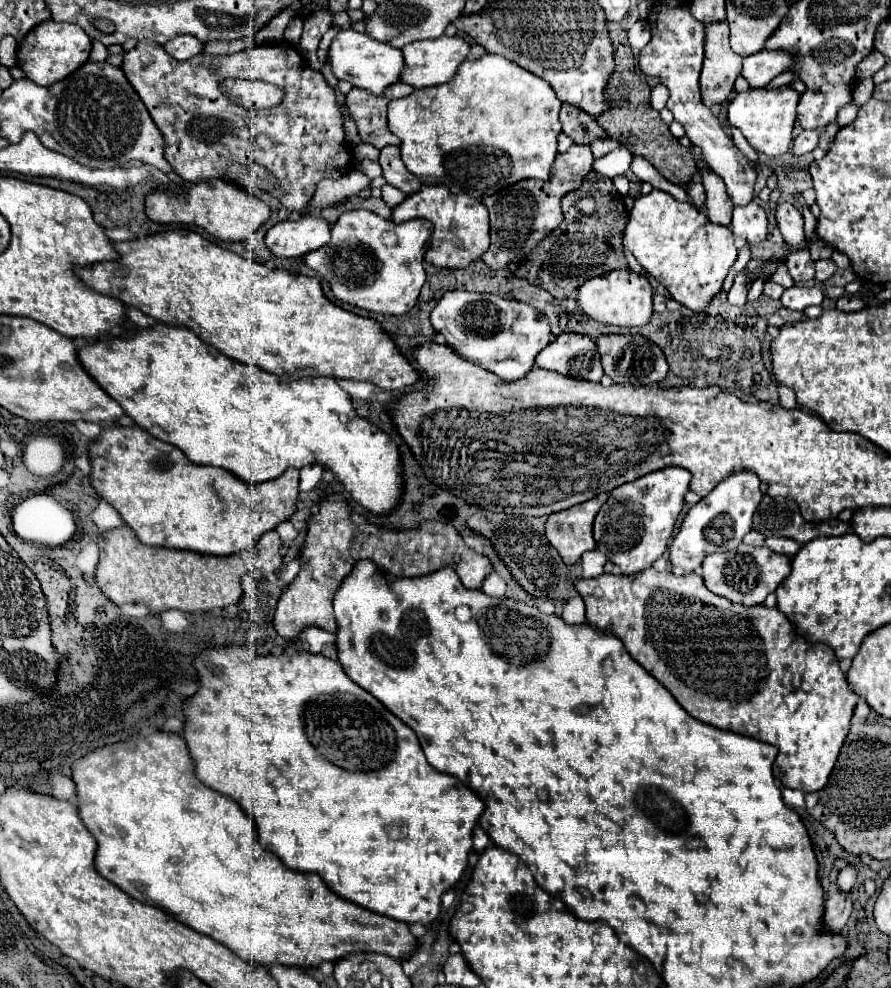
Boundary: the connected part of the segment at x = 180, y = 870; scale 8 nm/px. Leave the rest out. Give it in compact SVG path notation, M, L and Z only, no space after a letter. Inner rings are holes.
M154 731L150 735L136 733L136 735L128 737L126 741L112 743L112 745L106 745L102 749L90 751L84 757L80 757L78 761L72 763L72 781L76 783L78 815L80 815L82 823L90 829L94 839L98 841L98 851L96 851L96 857L94 857L96 871L104 879L108 879L116 887L120 887L124 893L128 893L130 897L134 897L142 903L148 903L148 905L152 903L152 905L168 911L180 923L184 923L184 925L192 927L194 931L198 931L202 935L208 935L208 937L216 939L218 943L226 945L230 951L236 953L238 957L242 957L244 961L254 961L255 963L264 963L264 965L266 963L280 963L280 965L296 965L296 967L316 967L320 961L336 961L336 959L346 957L350 953L362 953L362 951L384 953L384 955L390 955L394 959L406 959L410 953L416 951L416 937L410 933L410 929L404 921L396 921L392 917L378 915L378 913L368 911L360 905L354 905L354 903L338 897L334 891L330 891L318 875L292 871L276 855L272 855L270 851L264 851L258 843L256 825L252 823L248 813L244 813L240 809L240 805L236 805L236 801L232 801L230 797L206 787L202 781L196 779L186 741L178 733L166 733L166 731Z

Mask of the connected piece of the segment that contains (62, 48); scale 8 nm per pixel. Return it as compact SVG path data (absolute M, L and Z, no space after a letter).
M44 21L36 25L20 43L18 43L18 67L26 73L28 79L32 79L38 85L54 85L68 77L72 71L76 71L80 65L88 61L90 55L90 37L72 23L56 23L56 21Z

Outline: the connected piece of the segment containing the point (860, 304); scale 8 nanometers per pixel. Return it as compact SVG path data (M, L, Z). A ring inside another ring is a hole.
M840 297L836 301L836 307L840 311L860 311L860 309L866 307L866 303L860 297Z

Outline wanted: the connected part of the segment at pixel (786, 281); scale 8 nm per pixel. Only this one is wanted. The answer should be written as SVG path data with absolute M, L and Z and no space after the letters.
M784 263L776 269L776 273L770 279L776 281L776 283L780 283L782 287L792 287L794 285L794 281L792 281L792 277L790 277L790 273L788 273L788 269L786 269Z

